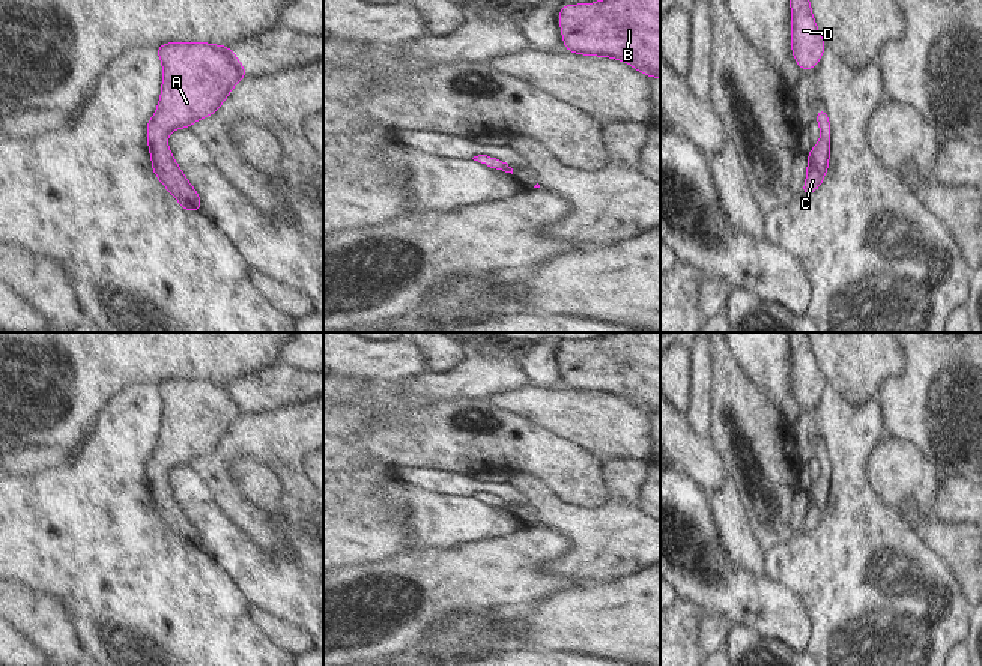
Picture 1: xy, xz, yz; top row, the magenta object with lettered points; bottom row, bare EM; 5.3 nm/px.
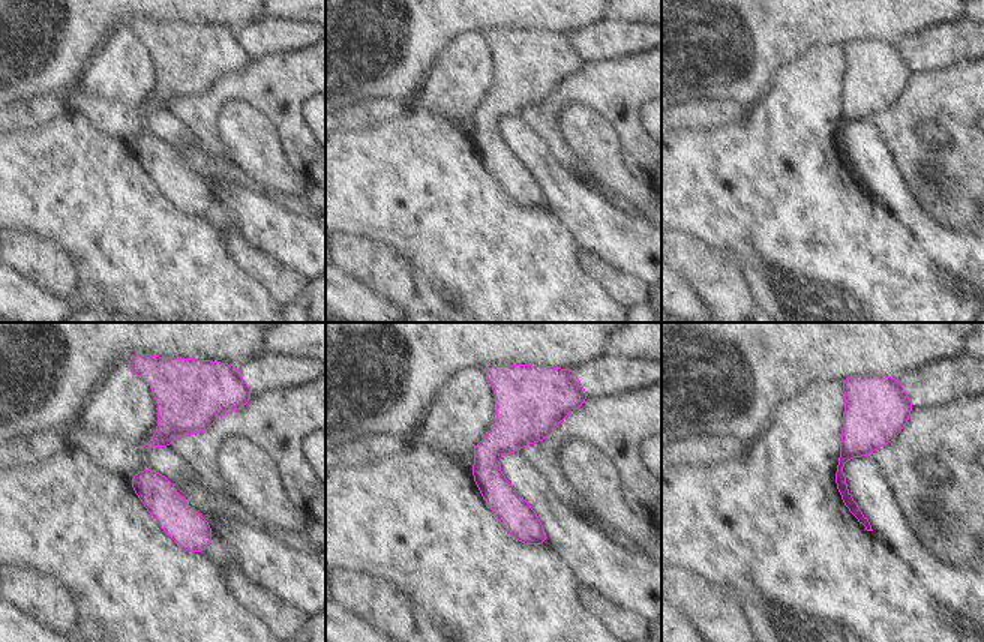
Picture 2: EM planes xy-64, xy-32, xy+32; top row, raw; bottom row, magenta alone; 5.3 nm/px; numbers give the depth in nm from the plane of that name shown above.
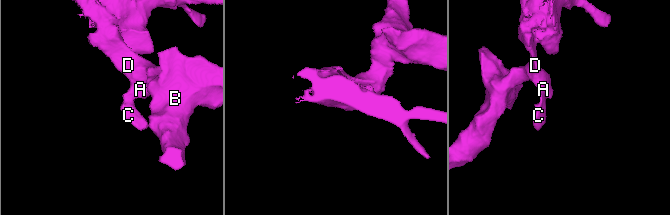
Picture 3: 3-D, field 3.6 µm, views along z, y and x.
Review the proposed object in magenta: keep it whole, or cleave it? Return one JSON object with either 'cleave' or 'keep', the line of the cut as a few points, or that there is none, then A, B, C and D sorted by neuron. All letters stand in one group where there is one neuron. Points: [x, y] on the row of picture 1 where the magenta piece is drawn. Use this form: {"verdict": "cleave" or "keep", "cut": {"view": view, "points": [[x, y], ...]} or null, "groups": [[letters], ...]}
{"verdict": "keep", "cut": null, "groups": [["A", "B", "C", "D"]]}

